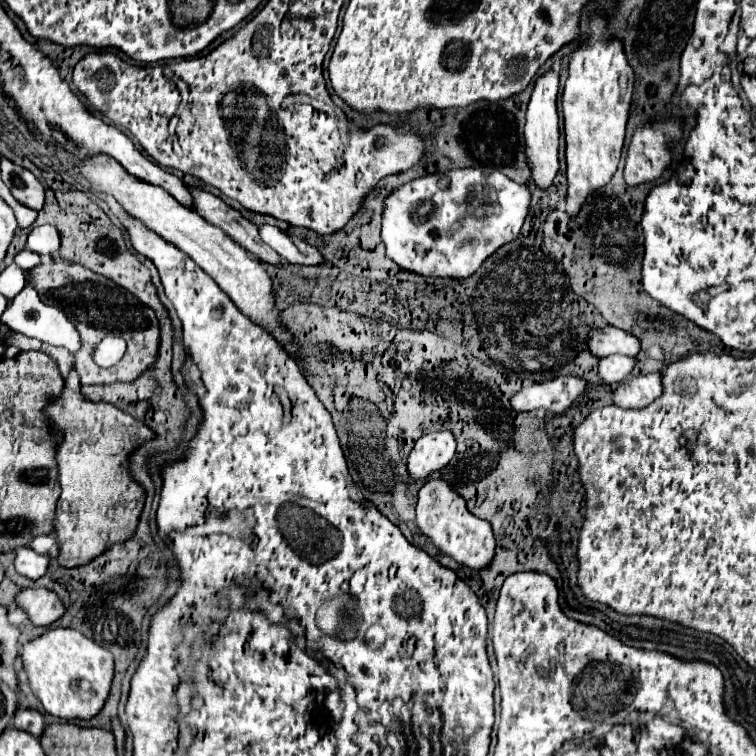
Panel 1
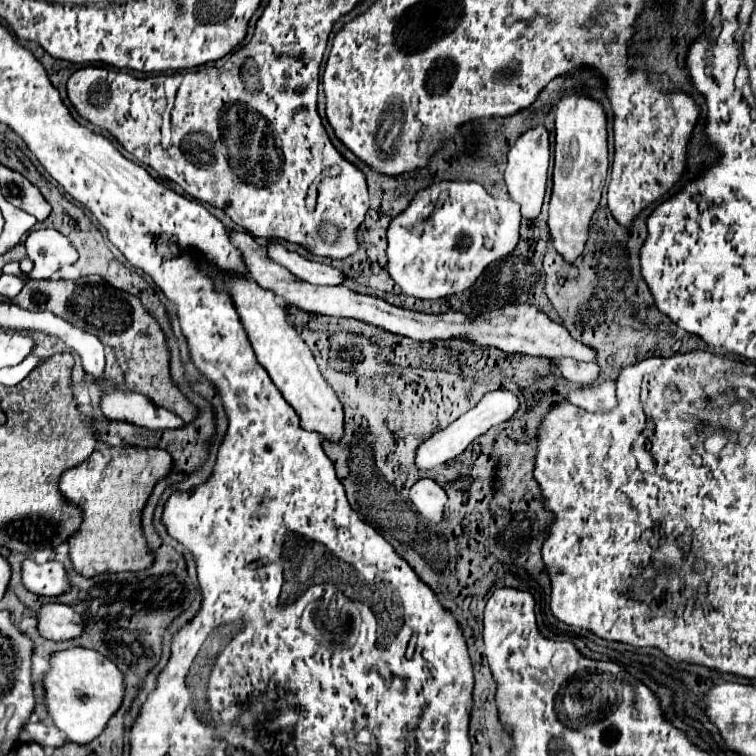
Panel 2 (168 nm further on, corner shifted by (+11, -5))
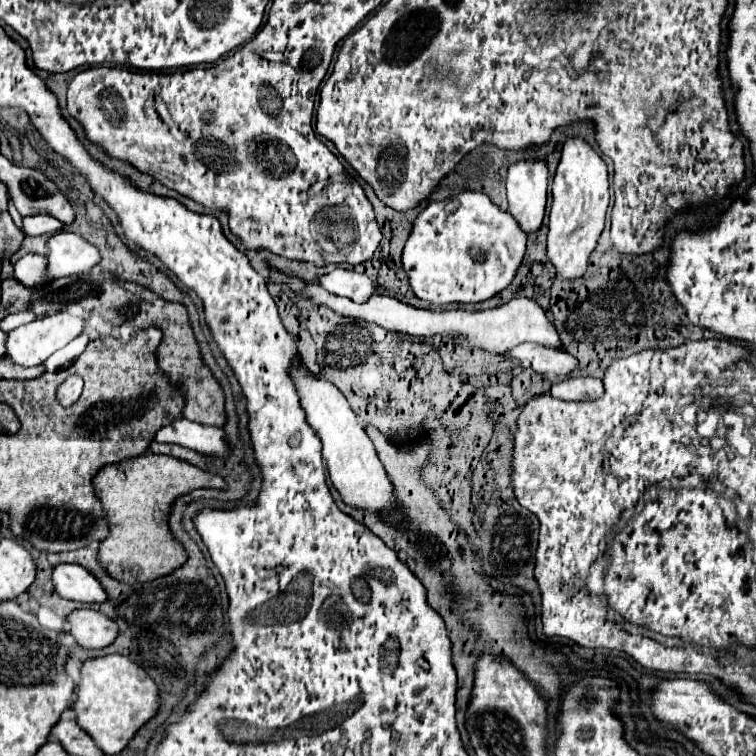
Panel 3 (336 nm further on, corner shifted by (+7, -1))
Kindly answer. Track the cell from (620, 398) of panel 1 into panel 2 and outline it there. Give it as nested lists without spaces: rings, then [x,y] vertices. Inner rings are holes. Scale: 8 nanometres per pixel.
[[[603,381],[569,393],[569,401],[585,411],[611,411],[617,407],[617,383]]]

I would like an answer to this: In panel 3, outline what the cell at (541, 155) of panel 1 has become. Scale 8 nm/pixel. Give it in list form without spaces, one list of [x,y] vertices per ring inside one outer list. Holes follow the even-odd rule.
[[[519,161],[509,167],[507,177],[509,213],[531,235],[539,231],[547,201],[547,165],[545,161]]]

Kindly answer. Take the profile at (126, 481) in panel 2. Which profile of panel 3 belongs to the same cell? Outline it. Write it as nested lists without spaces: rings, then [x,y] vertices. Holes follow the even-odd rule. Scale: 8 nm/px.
[[[169,455],[137,457],[119,465],[107,465],[93,479],[97,497],[101,499],[111,533],[99,547],[99,561],[111,577],[125,583],[145,583],[169,575],[173,569],[185,565],[185,547],[169,531],[169,515],[177,497],[189,495],[195,489],[227,489],[219,475],[201,471],[181,459]]]

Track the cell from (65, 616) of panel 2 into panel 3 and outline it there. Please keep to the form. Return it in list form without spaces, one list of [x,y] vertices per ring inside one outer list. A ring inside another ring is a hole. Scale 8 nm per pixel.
[[[79,609],[69,615],[71,635],[81,647],[105,649],[117,639],[117,623],[93,609]]]

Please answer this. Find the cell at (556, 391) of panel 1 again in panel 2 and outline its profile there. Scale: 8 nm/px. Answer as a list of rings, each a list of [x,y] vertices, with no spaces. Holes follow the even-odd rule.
[[[507,389],[503,391],[491,391],[487,393],[471,411],[467,411],[465,415],[461,415],[455,423],[451,423],[449,427],[437,431],[435,435],[431,435],[427,441],[423,441],[417,451],[415,451],[415,465],[419,469],[435,469],[439,465],[443,465],[449,459],[455,459],[457,455],[461,455],[465,451],[465,447],[479,435],[483,435],[487,429],[509,421],[515,413],[519,411],[519,397]]]

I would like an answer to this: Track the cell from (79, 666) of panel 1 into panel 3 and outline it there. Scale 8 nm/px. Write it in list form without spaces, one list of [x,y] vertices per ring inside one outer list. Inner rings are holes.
[[[123,655],[89,659],[85,661],[81,673],[83,679],[77,685],[77,699],[73,705],[73,709],[77,711],[77,723],[85,733],[93,737],[93,741],[97,741],[97,745],[107,755],[119,753],[161,709],[159,689],[139,665]]]

